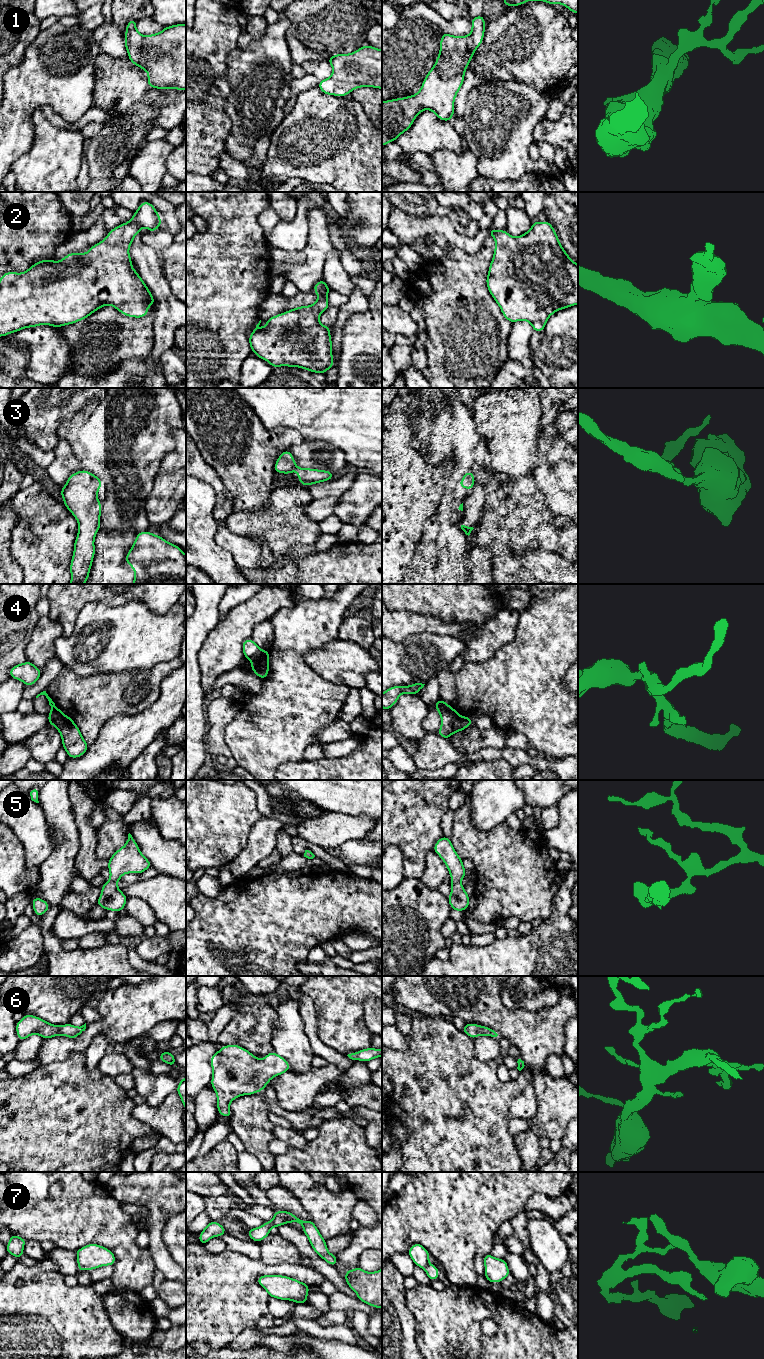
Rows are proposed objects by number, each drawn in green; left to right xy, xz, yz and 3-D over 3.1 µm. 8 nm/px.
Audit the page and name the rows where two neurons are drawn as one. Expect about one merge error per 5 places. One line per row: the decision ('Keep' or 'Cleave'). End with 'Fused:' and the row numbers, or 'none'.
1: Keep
2: Keep
3: Cleave
4: Cleave
5: Keep
6: Keep
7: Cleave
Fused: 3, 4, 7

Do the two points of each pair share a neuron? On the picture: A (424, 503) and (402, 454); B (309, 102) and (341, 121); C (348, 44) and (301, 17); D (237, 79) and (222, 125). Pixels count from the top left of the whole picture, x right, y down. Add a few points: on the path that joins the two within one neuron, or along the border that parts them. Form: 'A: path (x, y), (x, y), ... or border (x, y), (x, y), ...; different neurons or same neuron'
A: path (412, 491), (402, 479), (402, 466); same neuron
B: path (317, 110), (326, 119), (333, 121); same neuron
C: path (336, 32), (326, 22), (313, 17); same neuron
D: border (231, 91), (225, 104), (231, 123), (228, 134); different neurons

